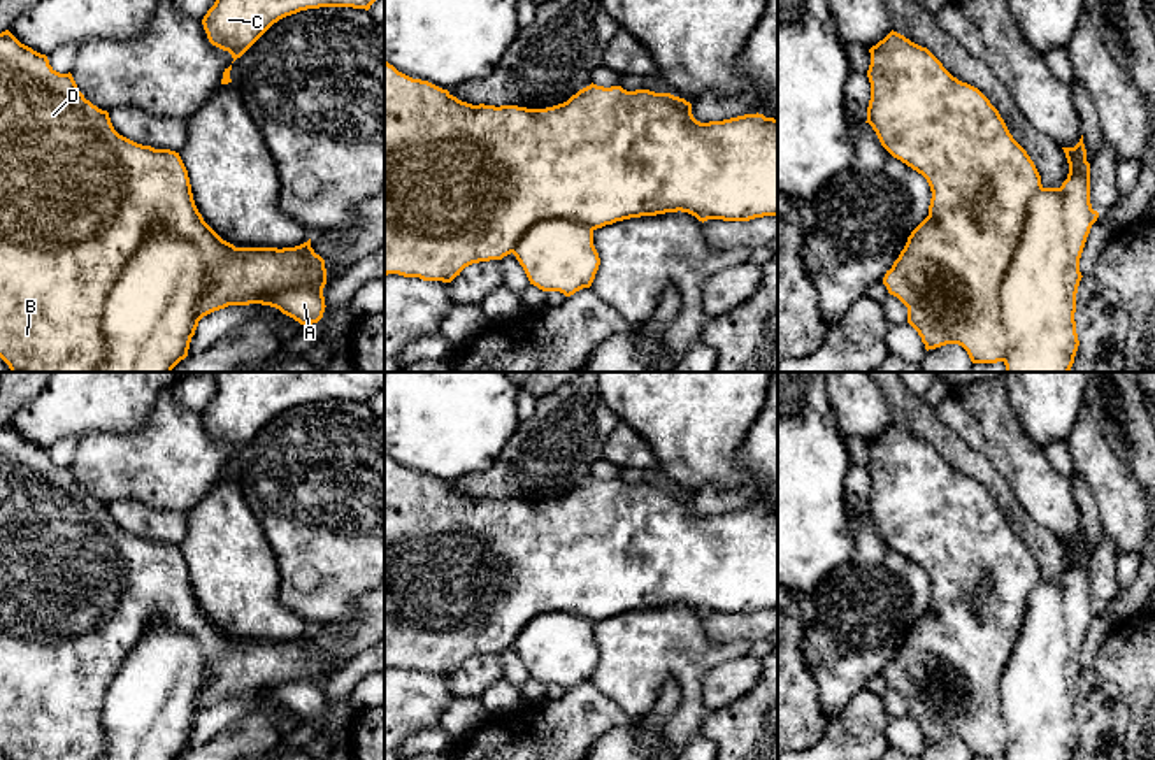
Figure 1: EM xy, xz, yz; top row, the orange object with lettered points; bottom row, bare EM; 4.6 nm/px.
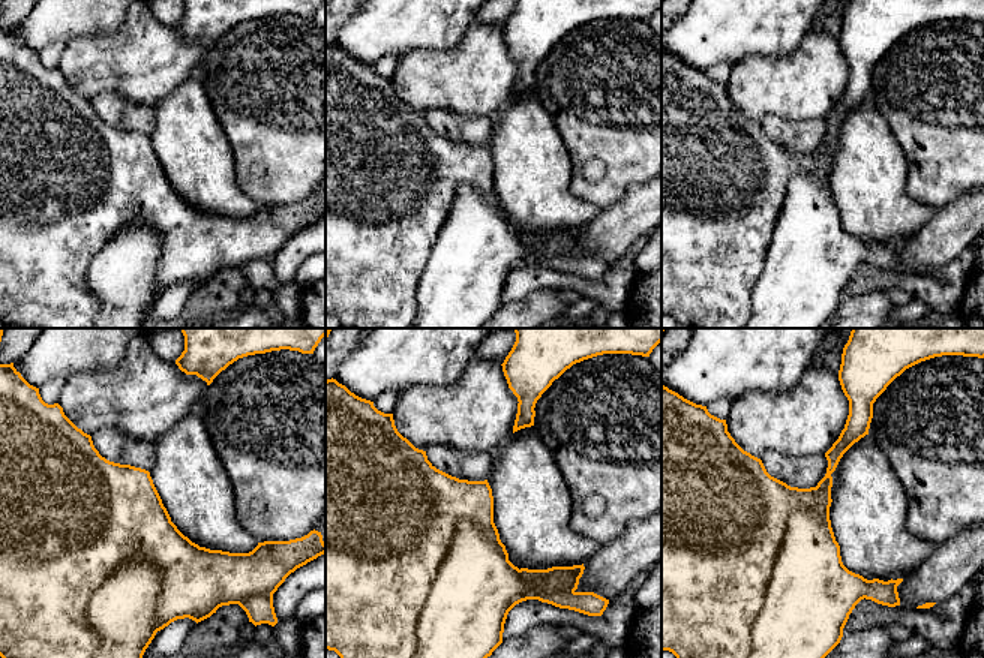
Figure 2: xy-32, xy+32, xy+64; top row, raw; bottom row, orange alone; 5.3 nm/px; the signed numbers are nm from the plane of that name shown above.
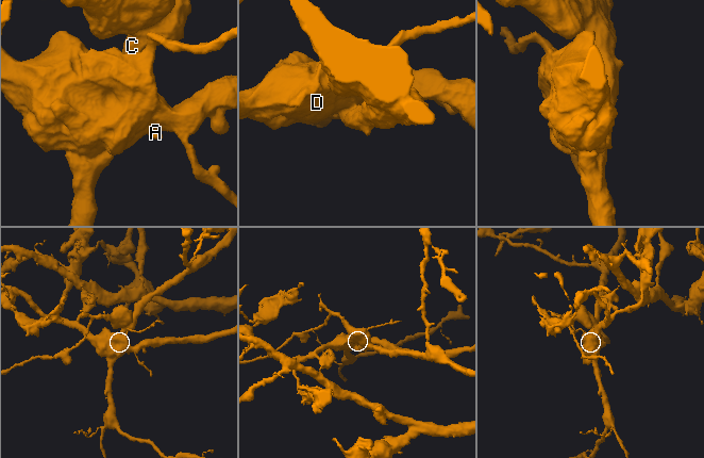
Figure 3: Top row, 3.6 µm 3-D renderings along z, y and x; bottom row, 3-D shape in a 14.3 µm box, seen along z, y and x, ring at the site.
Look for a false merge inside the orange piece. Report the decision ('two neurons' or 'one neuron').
two neurons

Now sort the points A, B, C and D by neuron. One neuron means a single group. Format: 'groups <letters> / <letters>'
groups A C / B D

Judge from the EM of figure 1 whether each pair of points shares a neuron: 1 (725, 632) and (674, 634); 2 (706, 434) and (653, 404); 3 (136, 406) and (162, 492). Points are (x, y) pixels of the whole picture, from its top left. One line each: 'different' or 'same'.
1: different
2: same
3: different

